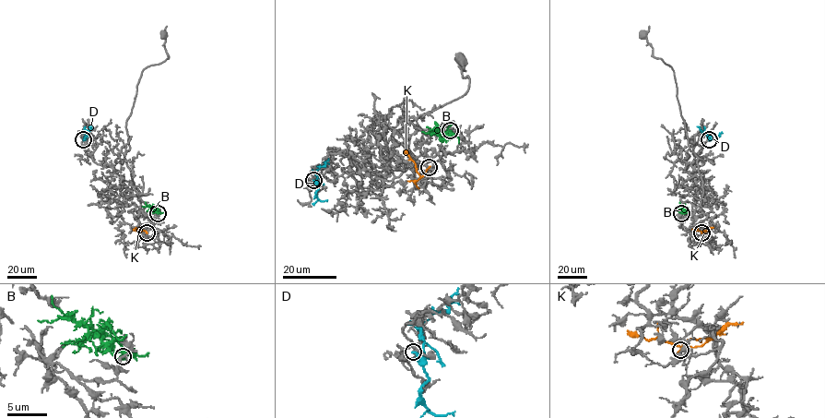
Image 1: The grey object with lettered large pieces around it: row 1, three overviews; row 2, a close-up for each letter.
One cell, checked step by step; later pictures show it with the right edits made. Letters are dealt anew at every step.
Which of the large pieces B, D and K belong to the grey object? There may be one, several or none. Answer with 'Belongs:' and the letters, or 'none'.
Belongs: none

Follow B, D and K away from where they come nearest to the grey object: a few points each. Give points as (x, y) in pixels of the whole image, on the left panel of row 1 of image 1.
B: (158, 213), (145, 202)
D: (83, 139), (91, 126)
K: (146, 232), (134, 229)

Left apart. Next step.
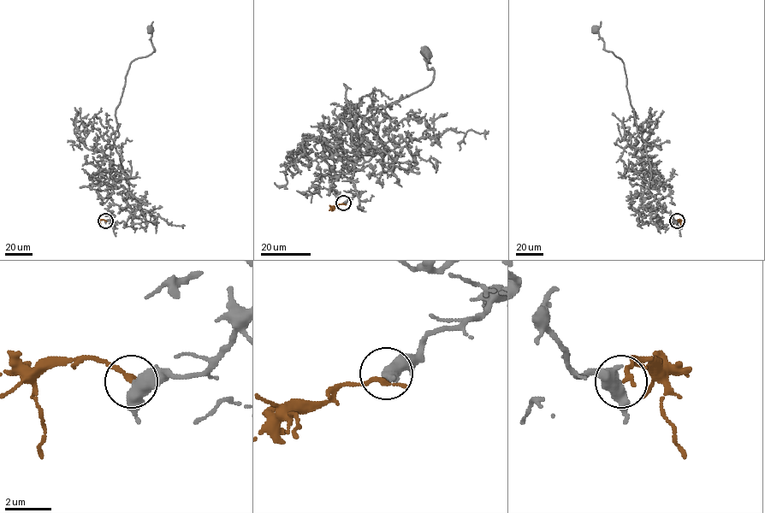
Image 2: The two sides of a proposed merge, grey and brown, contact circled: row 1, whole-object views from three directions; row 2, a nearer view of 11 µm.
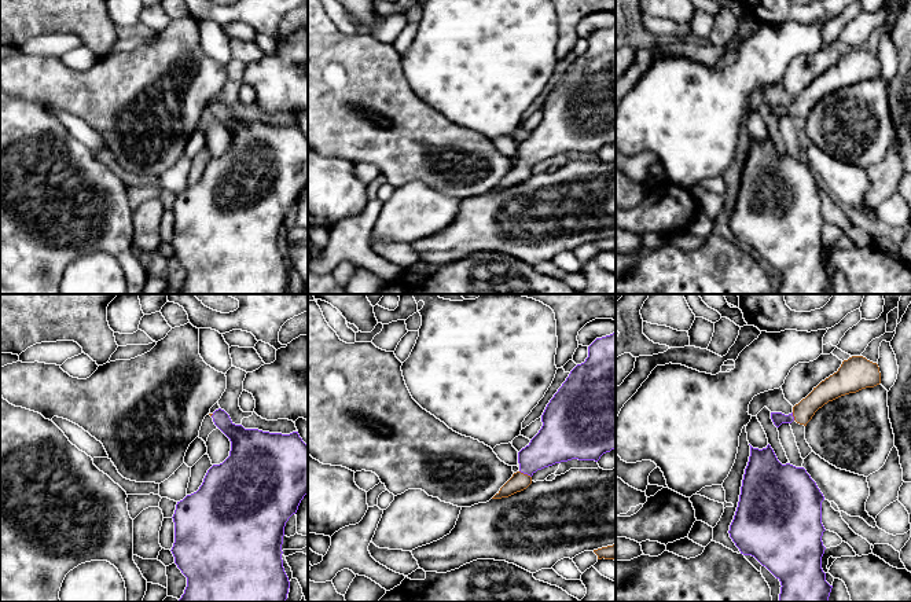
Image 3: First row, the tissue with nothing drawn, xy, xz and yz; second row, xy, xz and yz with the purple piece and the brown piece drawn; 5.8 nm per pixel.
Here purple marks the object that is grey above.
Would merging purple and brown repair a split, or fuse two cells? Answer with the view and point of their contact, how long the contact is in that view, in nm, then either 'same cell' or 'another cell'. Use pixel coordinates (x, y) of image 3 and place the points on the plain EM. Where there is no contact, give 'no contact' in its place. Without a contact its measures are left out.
xz (525, 165) | 80 nm | same cell

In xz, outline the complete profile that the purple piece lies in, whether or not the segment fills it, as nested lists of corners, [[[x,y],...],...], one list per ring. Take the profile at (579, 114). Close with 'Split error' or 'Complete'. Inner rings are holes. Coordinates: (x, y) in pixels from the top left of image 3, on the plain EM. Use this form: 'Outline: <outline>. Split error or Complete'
Outline: [[[616,25],[596,30],[588,38],[588,49],[570,63],[566,73],[547,96],[541,114],[543,118],[539,125],[518,144],[519,162],[492,191],[508,190],[526,181],[537,162],[572,151],[598,154],[603,146],[616,140]]]. Split error

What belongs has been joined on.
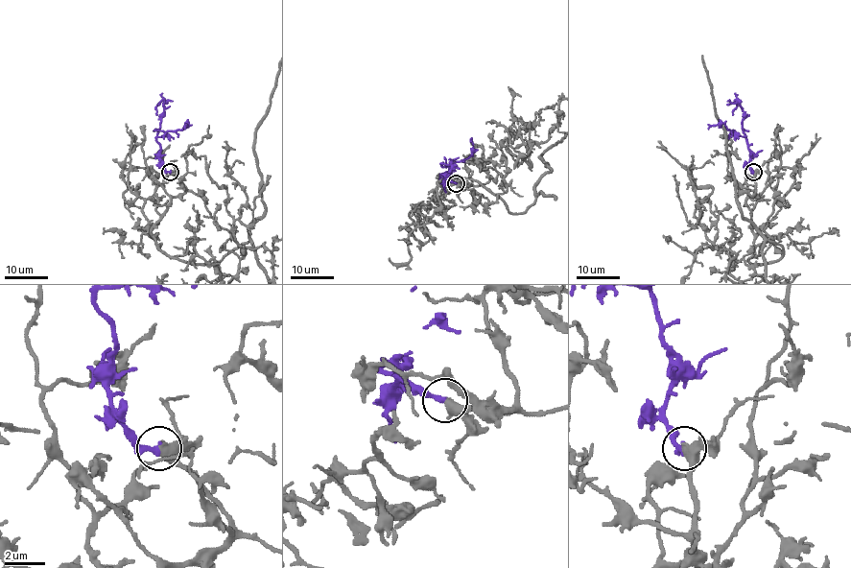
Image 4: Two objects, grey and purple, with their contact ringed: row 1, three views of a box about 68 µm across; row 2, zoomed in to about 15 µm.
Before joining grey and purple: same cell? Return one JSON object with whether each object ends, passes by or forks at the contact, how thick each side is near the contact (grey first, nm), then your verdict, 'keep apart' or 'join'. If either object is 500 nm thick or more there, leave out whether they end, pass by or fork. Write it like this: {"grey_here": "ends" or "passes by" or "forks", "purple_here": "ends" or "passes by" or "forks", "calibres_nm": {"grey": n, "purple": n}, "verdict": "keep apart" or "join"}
{"grey_here": "passes by", "purple_here": "ends", "calibres_nm": {"grey": 400, "purple": 280}, "verdict": "join"}

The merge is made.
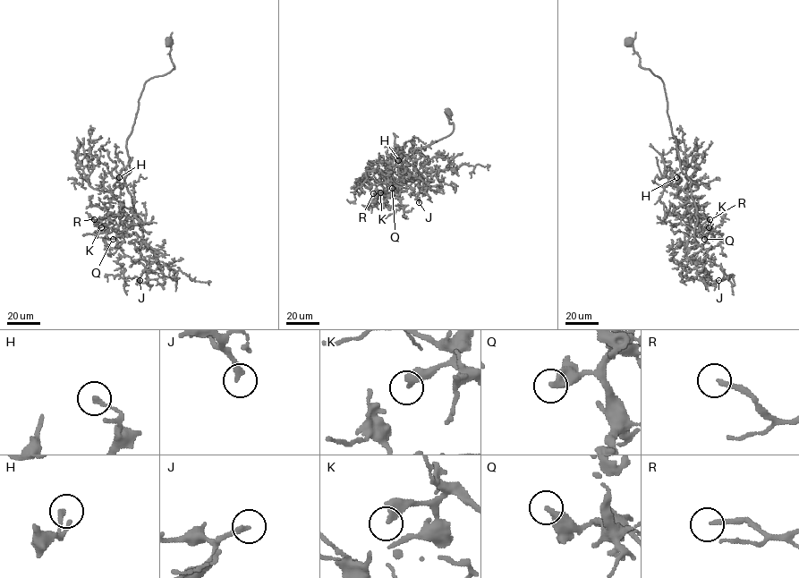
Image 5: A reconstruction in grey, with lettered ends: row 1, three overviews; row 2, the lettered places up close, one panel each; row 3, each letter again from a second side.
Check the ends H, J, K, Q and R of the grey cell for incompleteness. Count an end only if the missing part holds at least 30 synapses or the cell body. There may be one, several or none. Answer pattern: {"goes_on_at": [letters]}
{"goes_on_at": ["J", "R"]}

